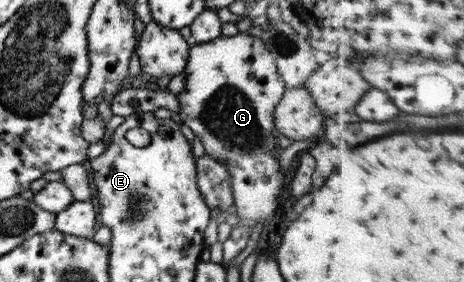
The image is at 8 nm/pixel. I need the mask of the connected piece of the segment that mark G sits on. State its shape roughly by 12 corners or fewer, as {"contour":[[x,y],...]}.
{"contour":[[248,32],[190,43],[173,116],[220,160],[239,221],[226,263],[279,204],[285,89]]}

